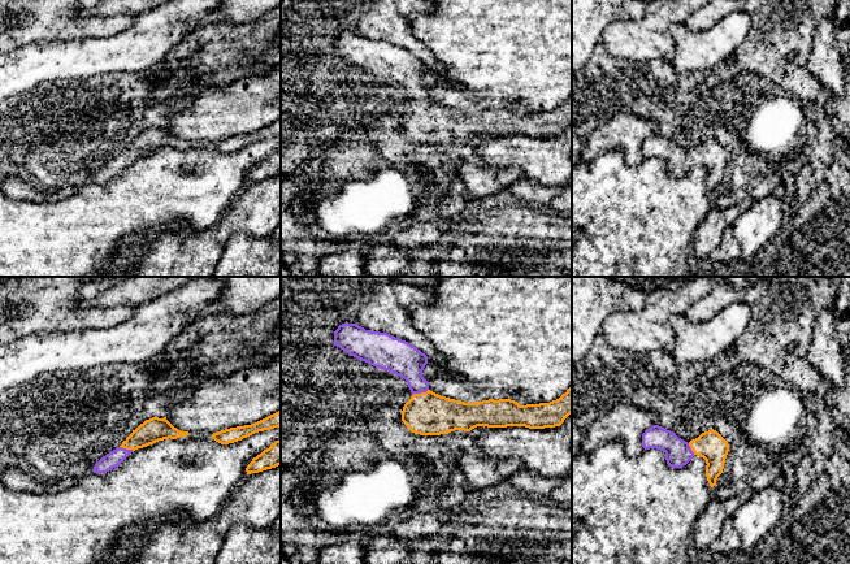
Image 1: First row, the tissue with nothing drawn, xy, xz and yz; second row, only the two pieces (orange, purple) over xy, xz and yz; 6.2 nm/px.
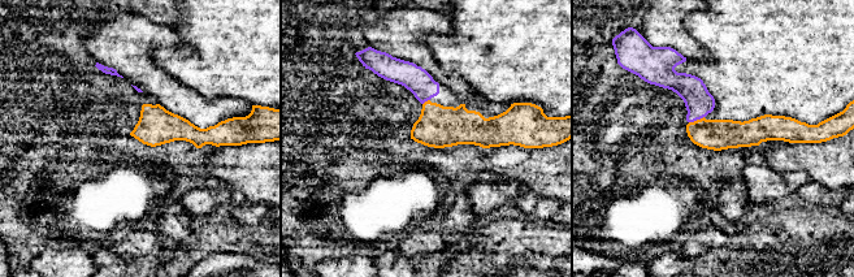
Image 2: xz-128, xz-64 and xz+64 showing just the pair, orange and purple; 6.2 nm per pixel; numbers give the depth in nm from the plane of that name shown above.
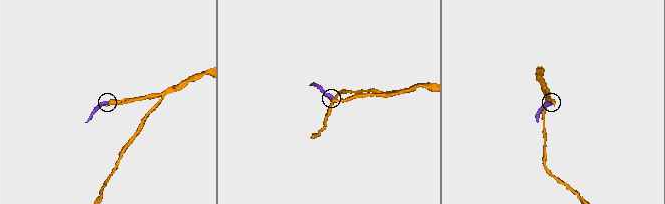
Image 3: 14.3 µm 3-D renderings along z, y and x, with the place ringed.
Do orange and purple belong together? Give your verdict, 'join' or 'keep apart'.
join

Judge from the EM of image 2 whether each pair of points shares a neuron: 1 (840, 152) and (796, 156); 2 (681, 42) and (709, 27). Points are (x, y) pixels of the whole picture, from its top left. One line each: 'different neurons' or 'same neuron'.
1: same neuron
2: different neurons

